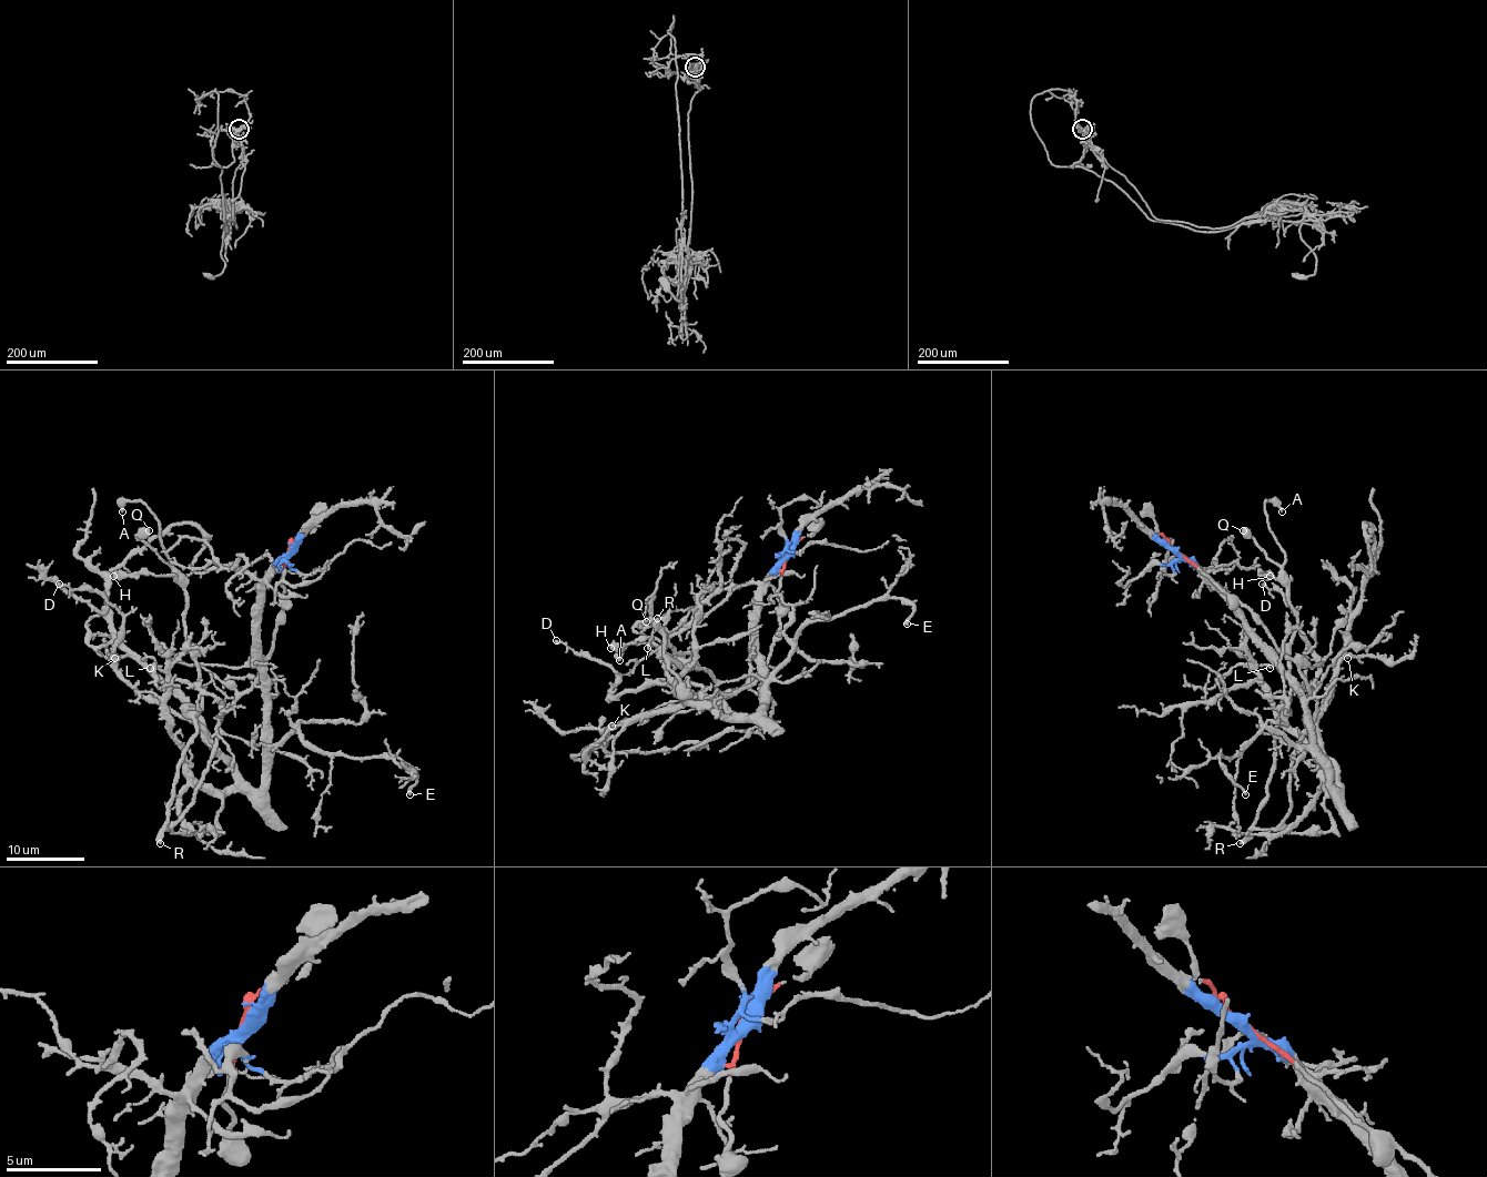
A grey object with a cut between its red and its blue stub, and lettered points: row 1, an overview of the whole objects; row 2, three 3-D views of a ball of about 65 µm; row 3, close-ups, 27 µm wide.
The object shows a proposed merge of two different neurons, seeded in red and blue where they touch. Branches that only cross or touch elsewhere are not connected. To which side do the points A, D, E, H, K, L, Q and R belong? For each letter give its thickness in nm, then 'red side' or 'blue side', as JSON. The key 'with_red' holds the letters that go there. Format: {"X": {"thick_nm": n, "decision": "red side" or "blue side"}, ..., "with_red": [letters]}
{"A": {"thick_nm": 240, "decision": "red side"}, "D": {"thick_nm": 190, "decision": "blue side"}, "E": {"thick_nm": 240, "decision": "blue side"}, "H": {"thick_nm": 700, "decision": "red side"}, "K": {"thick_nm": 120, "decision": "blue side"}, "L": {"thick_nm": 180, "decision": "blue side"}, "Q": {"thick_nm": 700, "decision": "red side"}, "R": {"thick_nm": 400, "decision": "red side"}, "with_red": ["A", "H", "Q", "R"]}

